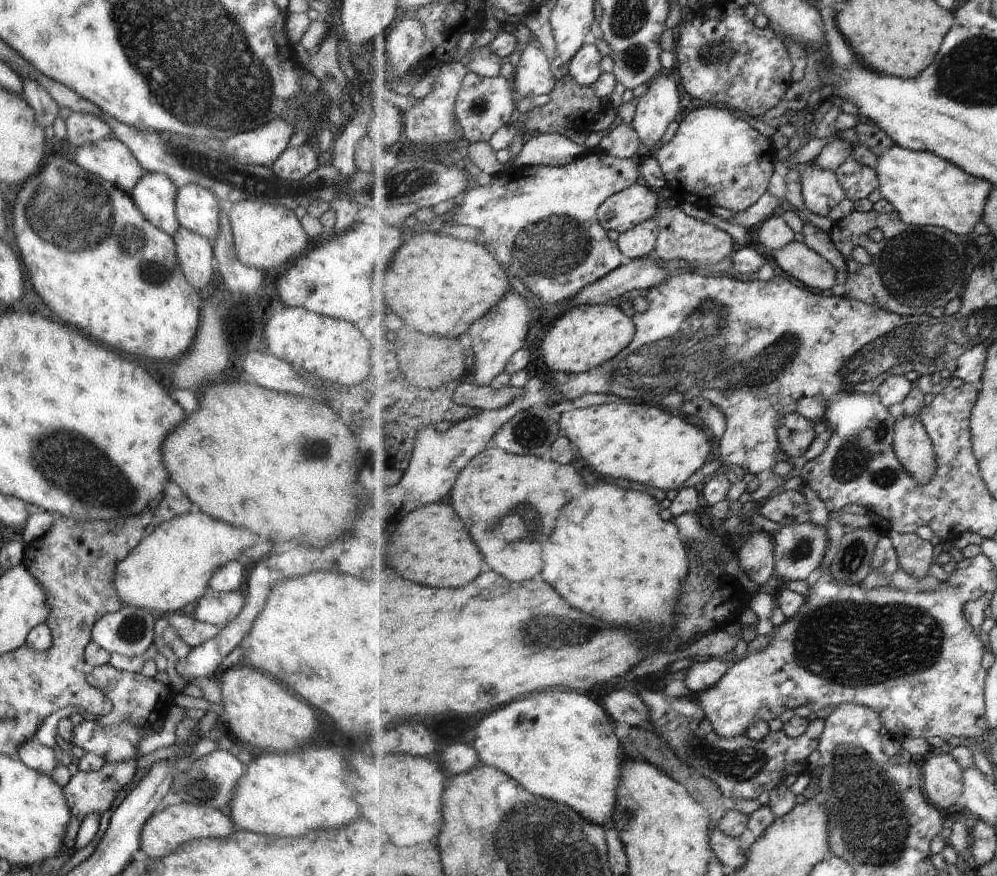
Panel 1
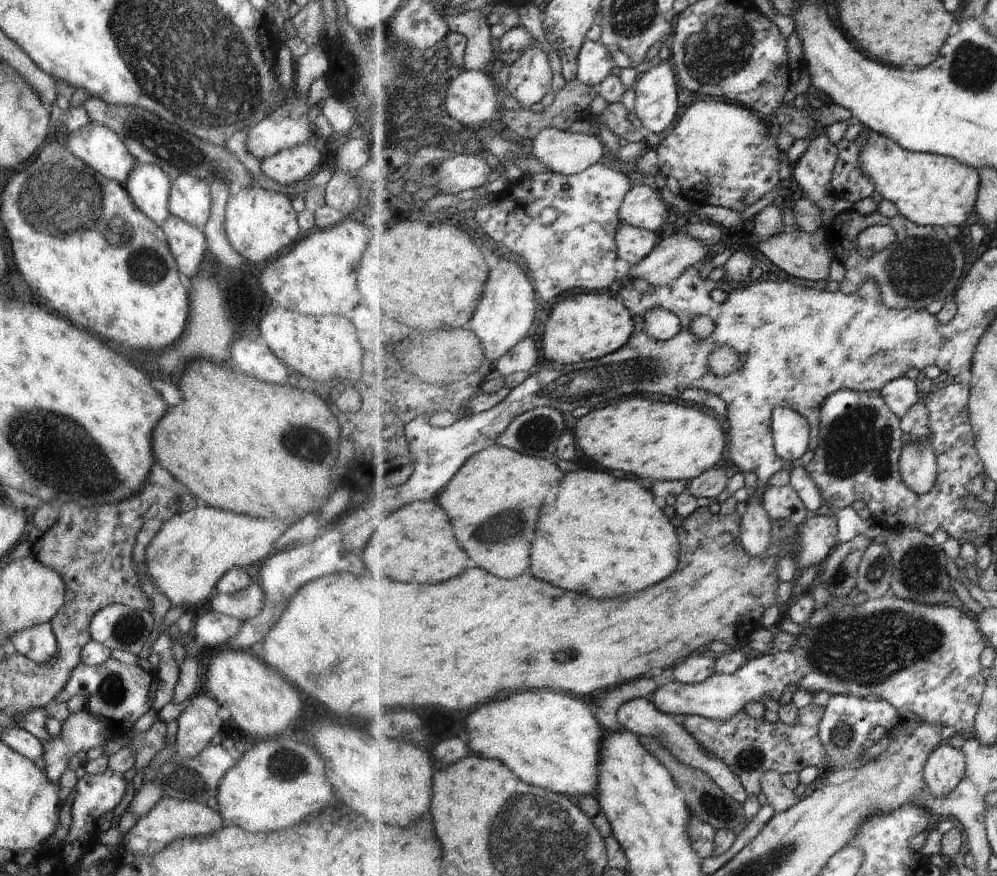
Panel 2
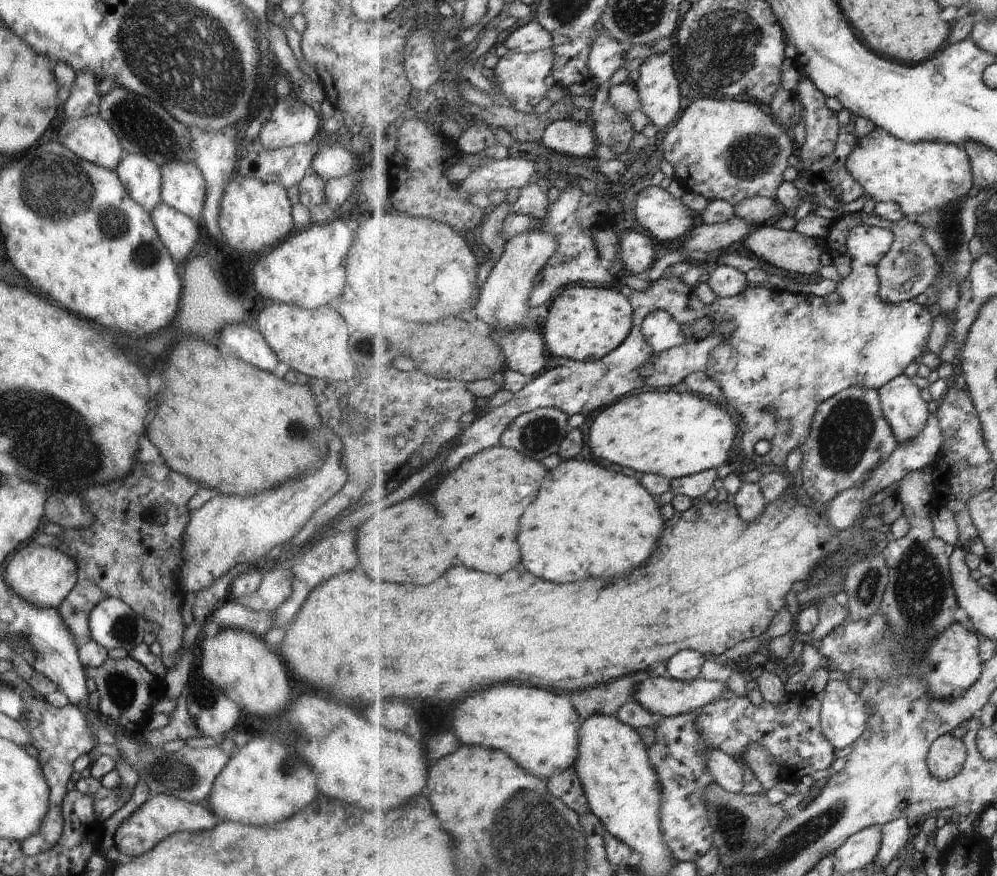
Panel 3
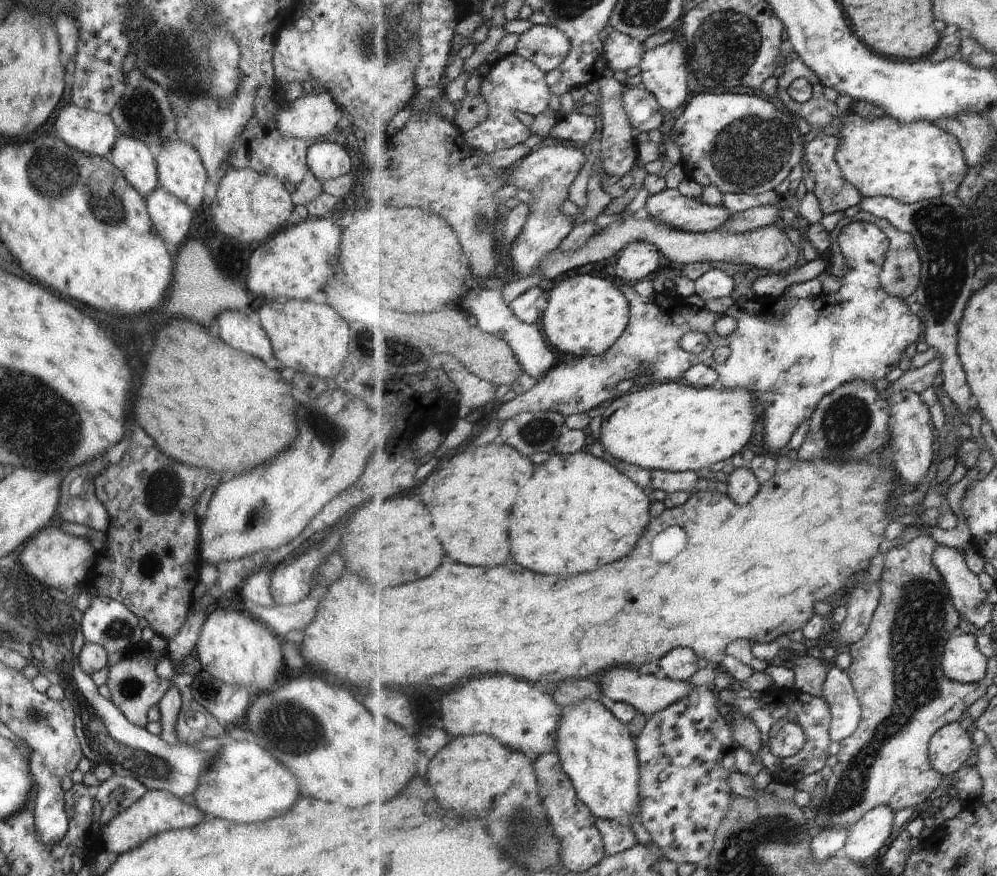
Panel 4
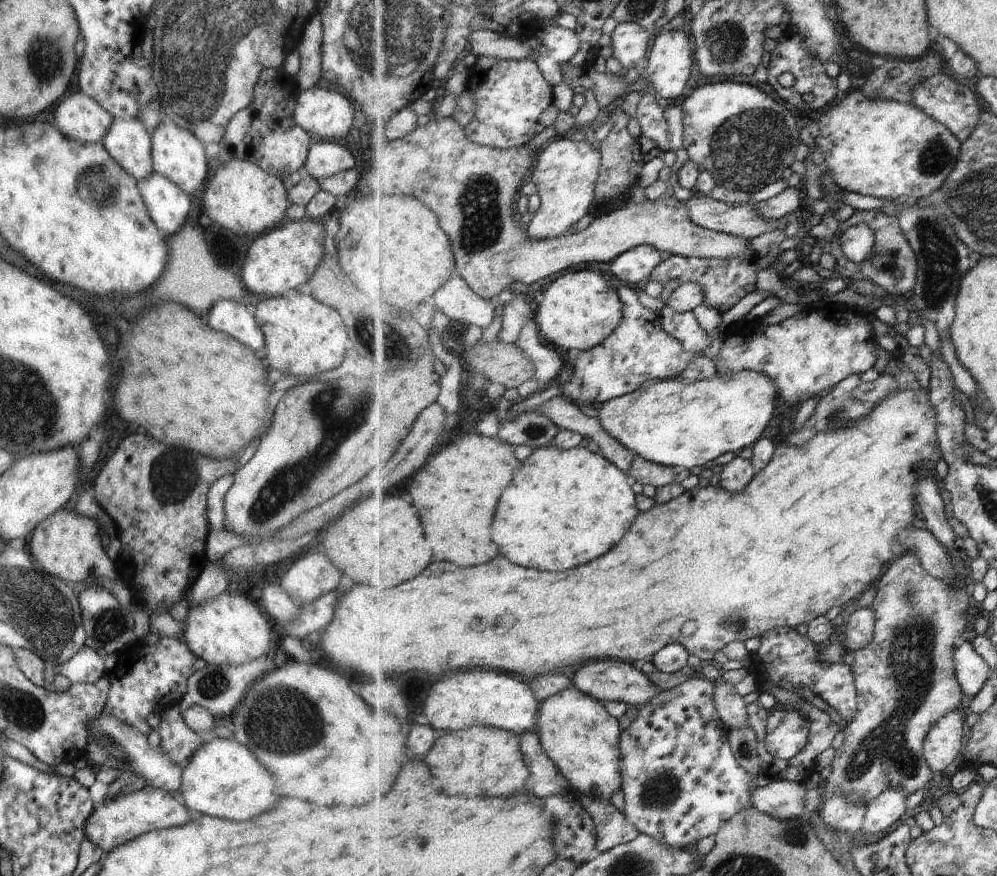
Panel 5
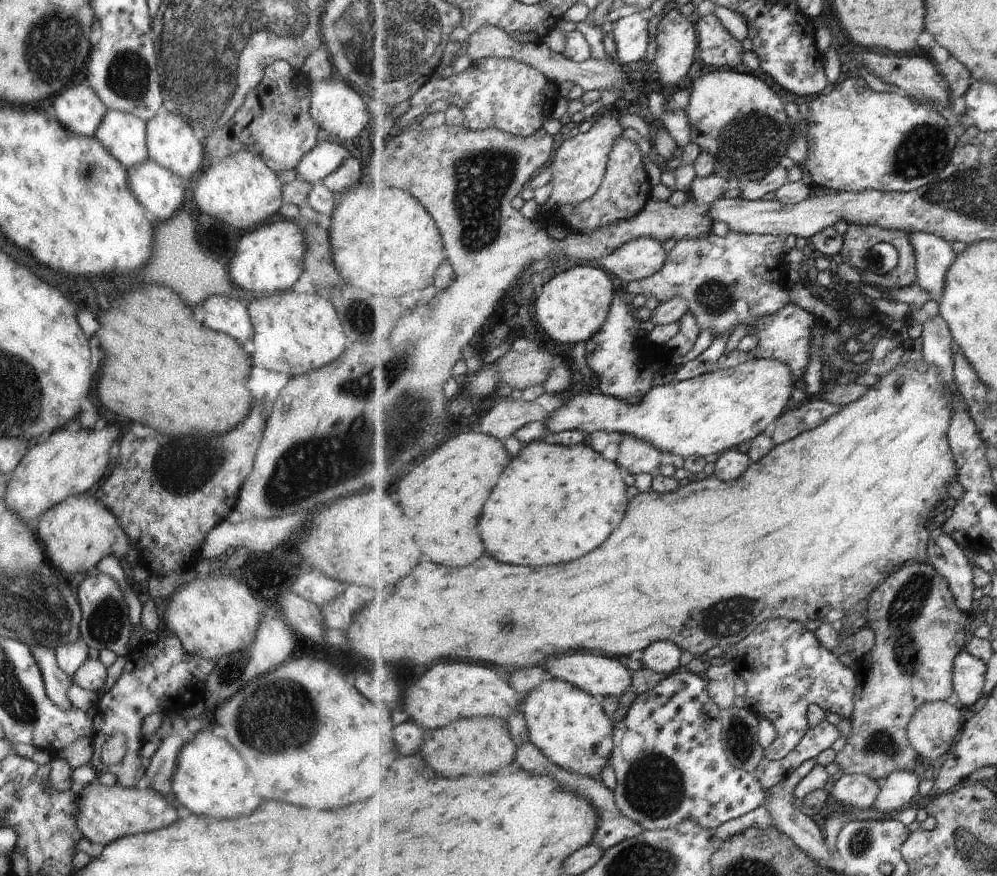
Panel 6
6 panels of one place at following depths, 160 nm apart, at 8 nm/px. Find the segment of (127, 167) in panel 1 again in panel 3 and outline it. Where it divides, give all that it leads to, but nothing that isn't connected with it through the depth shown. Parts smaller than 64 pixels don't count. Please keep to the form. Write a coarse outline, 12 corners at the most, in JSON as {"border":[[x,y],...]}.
{"border":[[98,115],[66,119],[58,142],[80,159],[116,170],[125,155]]}

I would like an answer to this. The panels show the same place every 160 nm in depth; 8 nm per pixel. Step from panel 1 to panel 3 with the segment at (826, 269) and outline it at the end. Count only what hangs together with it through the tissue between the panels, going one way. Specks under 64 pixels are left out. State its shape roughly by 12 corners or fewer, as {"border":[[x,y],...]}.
{"border":[[774,224],[744,240],[754,256],[791,273],[820,272],[819,239]]}

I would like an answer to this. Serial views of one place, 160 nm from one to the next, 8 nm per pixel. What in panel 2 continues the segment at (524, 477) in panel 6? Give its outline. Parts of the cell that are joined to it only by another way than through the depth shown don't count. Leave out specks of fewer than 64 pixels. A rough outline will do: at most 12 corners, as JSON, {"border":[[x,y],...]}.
{"border":[[592,468],[546,504],[534,574],[614,598],[670,578],[652,489]]}

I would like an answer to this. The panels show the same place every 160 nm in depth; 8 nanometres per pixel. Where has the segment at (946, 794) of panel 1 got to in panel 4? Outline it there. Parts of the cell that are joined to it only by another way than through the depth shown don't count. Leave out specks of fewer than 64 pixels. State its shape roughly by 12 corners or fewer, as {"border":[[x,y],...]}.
{"border":[[960,721],[931,740],[932,766],[953,776],[974,762],[977,746]]}

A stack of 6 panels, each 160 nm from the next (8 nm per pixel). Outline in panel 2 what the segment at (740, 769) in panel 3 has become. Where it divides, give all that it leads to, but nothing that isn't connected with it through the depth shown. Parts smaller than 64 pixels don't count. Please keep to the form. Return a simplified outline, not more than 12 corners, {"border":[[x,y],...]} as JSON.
{"border":[[644,697],[626,702],[618,720],[658,738],[678,760],[708,772],[746,805],[750,794],[722,758],[708,754],[674,715]]}

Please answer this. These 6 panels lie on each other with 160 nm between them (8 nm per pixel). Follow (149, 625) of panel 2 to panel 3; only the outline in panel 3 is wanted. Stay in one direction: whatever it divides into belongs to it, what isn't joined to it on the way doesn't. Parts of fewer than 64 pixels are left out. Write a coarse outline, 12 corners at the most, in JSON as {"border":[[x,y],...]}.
{"border":[[115,597],[90,612],[103,648],[132,651],[152,623]]}

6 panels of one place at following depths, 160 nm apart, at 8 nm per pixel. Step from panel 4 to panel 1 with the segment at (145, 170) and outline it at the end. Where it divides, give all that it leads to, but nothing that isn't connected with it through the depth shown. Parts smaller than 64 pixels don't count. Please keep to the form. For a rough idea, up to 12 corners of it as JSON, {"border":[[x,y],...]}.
{"border":[[142,175],[129,194],[146,220],[173,235],[177,189]]}

